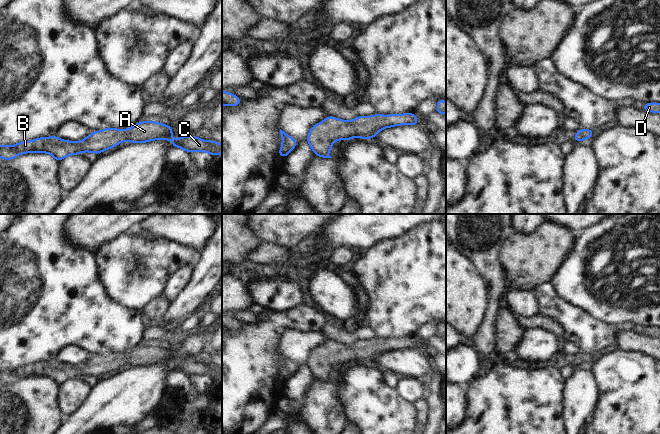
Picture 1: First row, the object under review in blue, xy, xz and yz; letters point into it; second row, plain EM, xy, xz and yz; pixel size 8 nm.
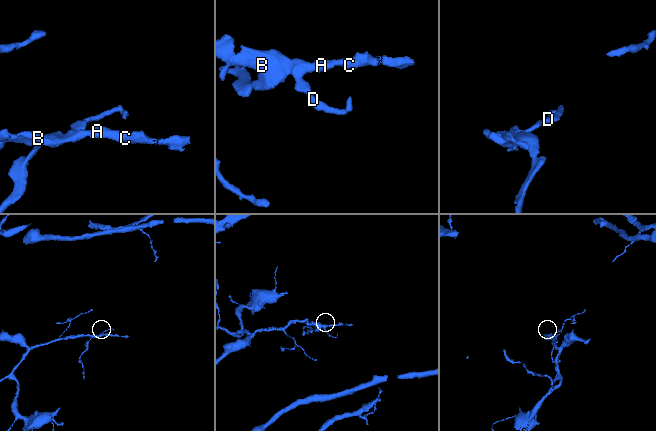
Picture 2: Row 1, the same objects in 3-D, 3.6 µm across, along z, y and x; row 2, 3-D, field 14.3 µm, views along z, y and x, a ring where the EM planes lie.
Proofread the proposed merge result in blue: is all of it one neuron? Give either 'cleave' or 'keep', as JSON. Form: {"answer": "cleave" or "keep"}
{"answer": "keep"}

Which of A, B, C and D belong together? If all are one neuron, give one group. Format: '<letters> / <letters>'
A B C D

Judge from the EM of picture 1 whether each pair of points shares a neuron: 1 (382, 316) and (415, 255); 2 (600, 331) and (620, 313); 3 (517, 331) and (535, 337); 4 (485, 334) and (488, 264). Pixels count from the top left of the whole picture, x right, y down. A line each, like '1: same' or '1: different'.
1: same
2: different
3: different
4: same

